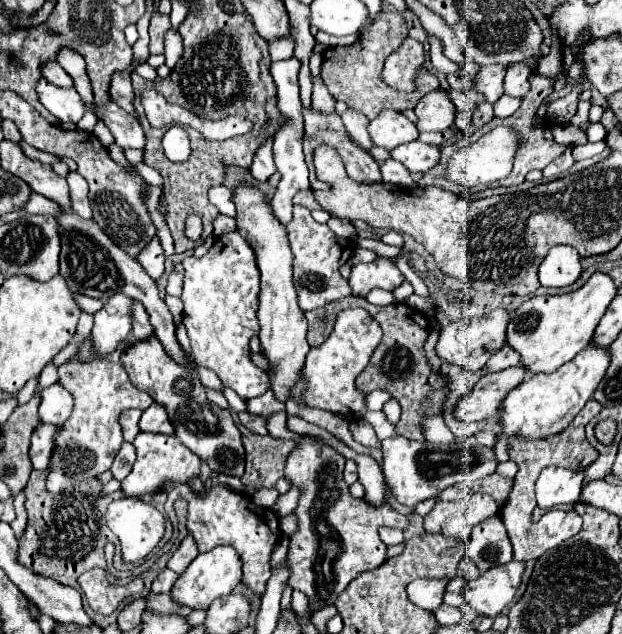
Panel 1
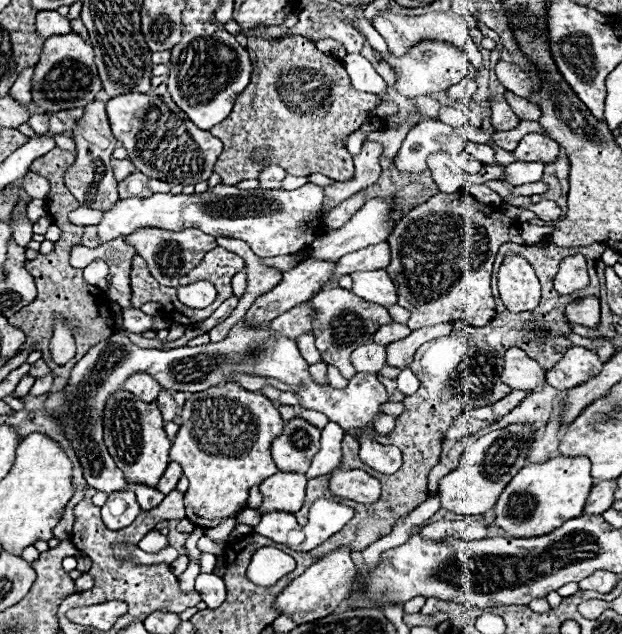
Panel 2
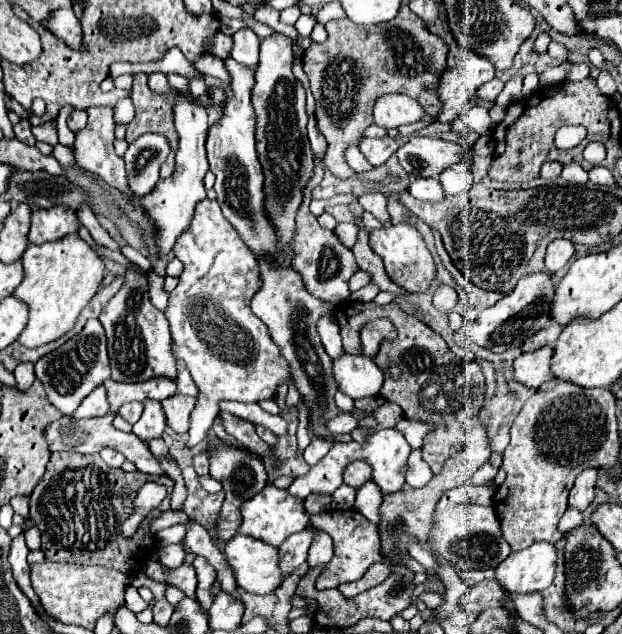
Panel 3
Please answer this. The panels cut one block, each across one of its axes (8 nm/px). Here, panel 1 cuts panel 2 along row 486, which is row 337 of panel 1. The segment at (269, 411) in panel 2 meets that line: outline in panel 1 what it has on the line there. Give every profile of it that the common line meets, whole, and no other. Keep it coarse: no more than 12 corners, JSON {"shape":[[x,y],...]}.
{"shape":[[234,230],[188,256],[194,360],[242,400],[268,390],[248,358],[260,270]]}

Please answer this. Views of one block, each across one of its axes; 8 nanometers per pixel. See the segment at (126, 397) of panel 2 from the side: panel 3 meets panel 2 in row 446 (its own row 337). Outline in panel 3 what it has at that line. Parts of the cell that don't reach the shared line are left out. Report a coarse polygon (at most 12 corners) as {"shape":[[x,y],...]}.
{"shape":[[146,270],[104,306],[116,382],[176,380],[170,328]]}

